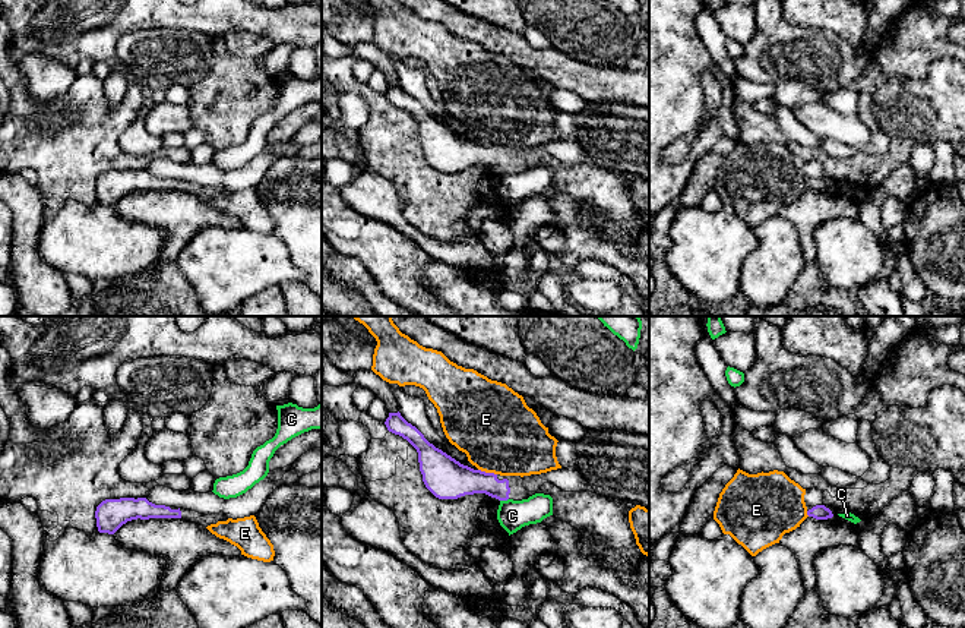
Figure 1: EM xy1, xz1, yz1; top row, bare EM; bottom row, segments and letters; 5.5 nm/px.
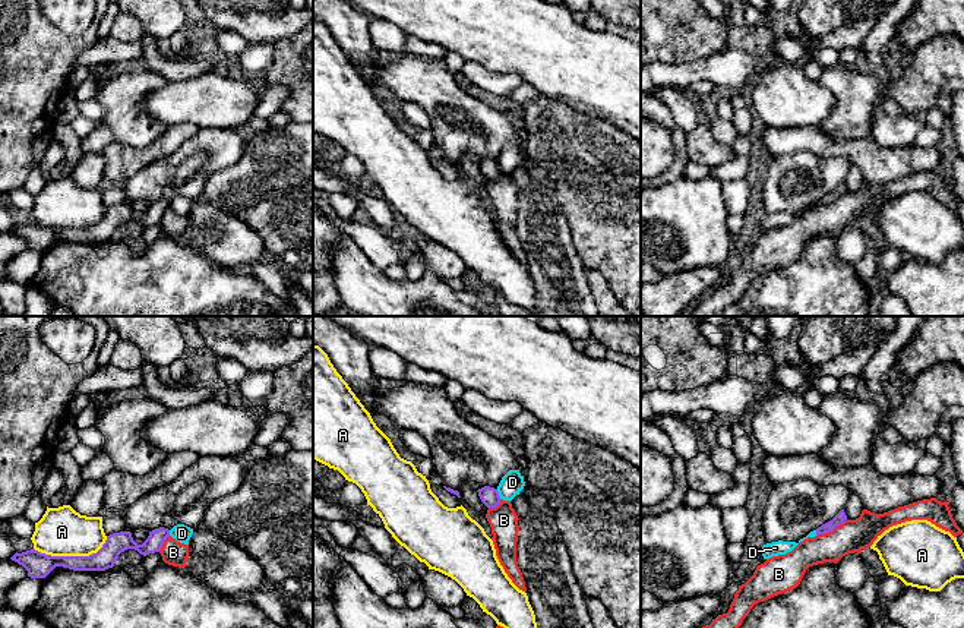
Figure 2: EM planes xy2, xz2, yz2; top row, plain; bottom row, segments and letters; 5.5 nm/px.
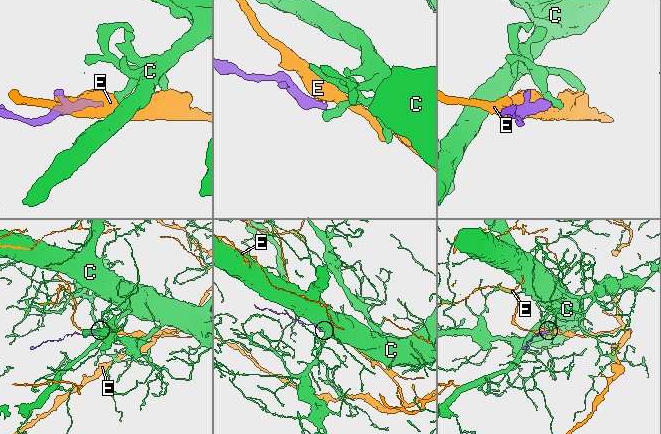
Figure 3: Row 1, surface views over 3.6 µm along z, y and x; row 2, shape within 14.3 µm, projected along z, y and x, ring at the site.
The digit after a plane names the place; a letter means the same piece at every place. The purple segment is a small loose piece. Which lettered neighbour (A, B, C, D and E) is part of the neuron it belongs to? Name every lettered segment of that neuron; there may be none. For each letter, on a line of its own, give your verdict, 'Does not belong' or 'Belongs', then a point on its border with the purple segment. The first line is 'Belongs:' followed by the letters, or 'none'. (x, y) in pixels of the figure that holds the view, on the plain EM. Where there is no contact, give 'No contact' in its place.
Belongs: none
A: Does not belong. Touches purple at xy2 (72, 229)
B: Does not belong. Touches purple at yz2 (831, 202)
C: Does not belong. Touches purple at xz1 (503, 172)
D: Does not belong. Touches purple at xz2 (498, 166)
E: Does not belong. Touches purple at xz1 (487, 145)

